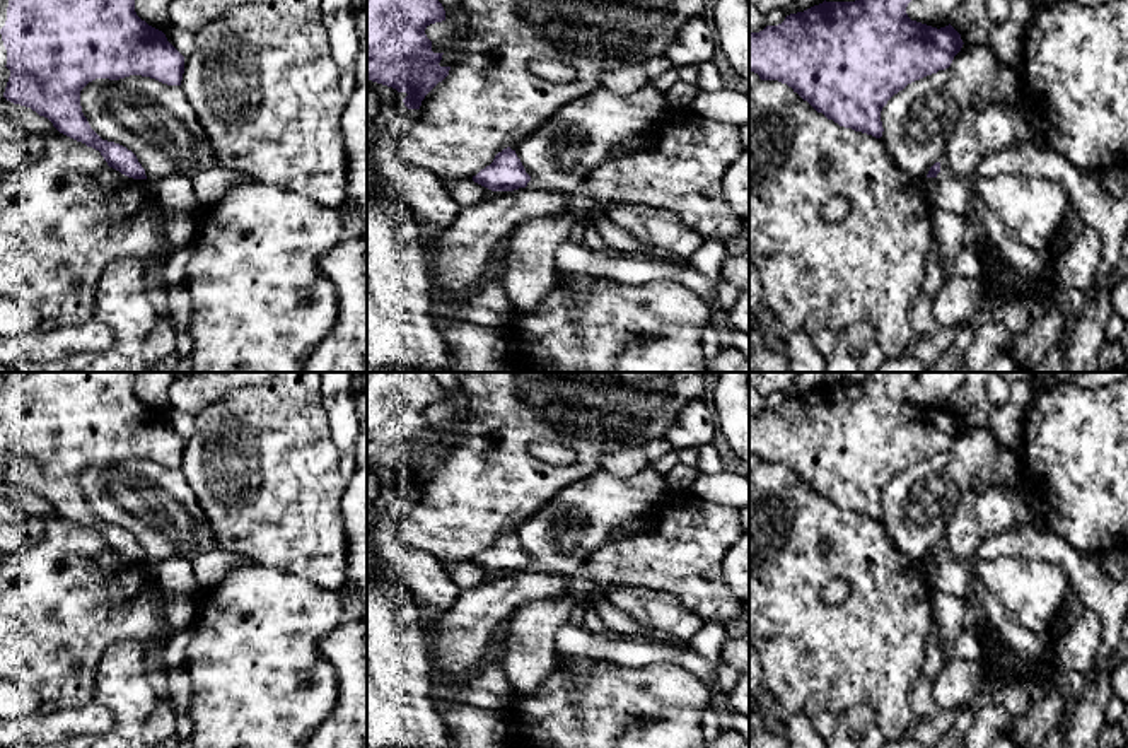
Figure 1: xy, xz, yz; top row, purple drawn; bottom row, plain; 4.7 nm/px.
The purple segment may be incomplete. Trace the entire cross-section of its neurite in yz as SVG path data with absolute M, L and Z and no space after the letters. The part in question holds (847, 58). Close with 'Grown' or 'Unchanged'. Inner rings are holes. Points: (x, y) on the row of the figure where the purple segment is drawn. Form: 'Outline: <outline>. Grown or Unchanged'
Outline: M824 0L790 14L782 24L749 34L749 72L761 80L787 84L840 126L881 138L881 111L887 101L908 84L949 68L964 44L951 24L937 29L911 20L906 14L910 2Z. Unchanged

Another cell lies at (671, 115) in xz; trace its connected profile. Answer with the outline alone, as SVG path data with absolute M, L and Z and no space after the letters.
M667 106L664 109L664 113L659 118L657 125L667 125L667 123L676 123L676 121L683 121L689 116L695 114L695 109L691 106L684 106L684 108L674 108L674 106Z

